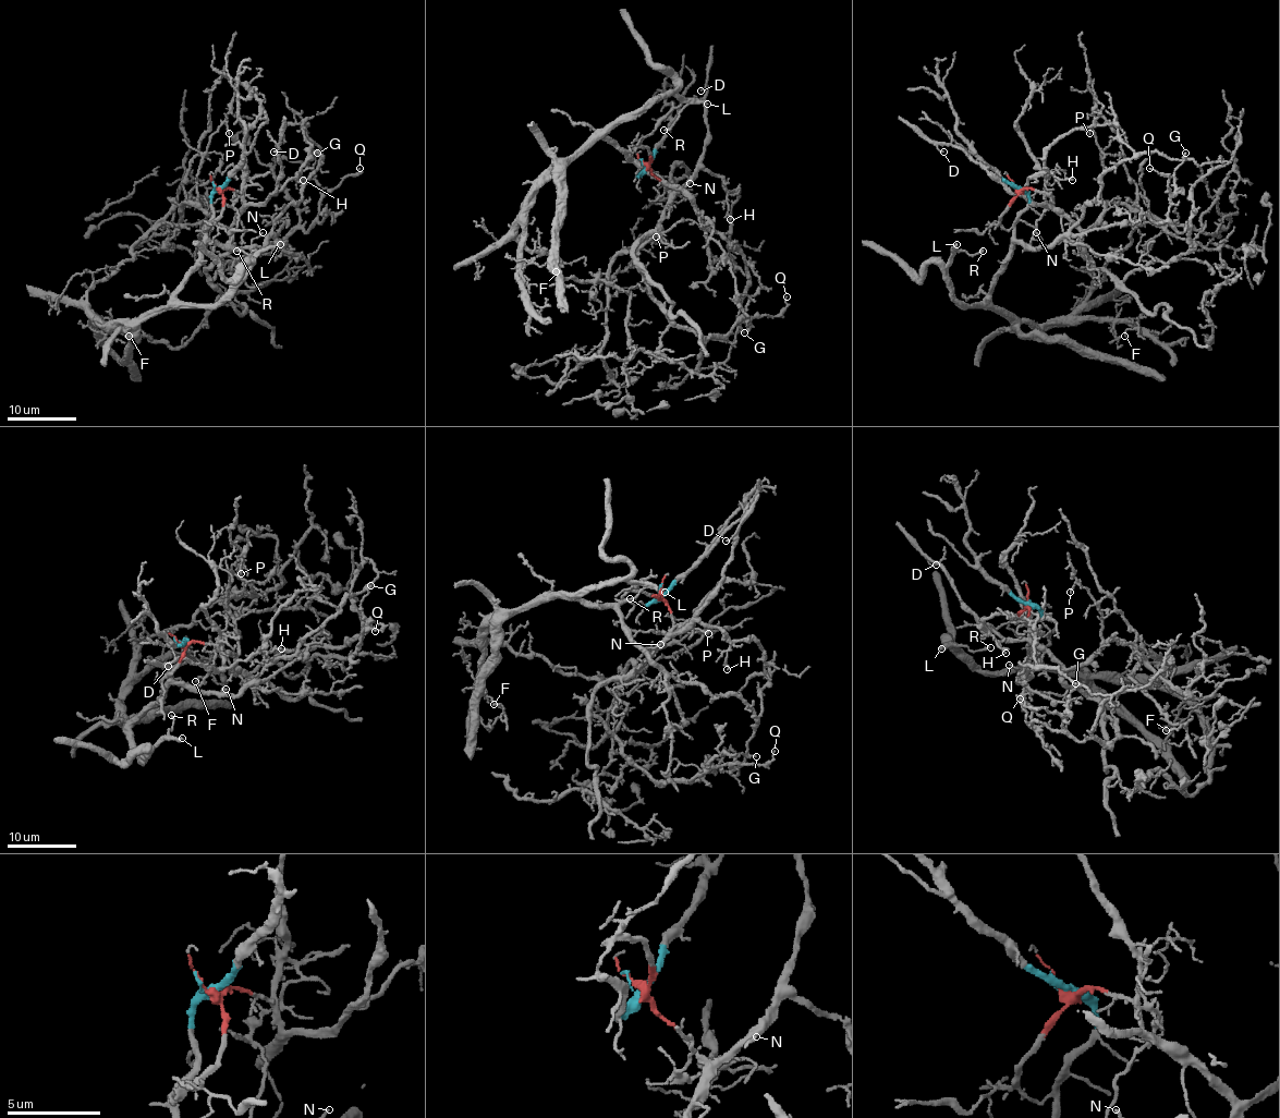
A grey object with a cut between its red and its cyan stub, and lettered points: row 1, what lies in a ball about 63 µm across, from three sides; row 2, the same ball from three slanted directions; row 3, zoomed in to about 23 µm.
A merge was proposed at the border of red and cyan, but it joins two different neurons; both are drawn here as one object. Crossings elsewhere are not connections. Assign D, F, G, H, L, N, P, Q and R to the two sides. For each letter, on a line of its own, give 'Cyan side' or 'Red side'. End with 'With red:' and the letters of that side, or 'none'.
D: Red side
F: Cyan side
G: Red side
H: Red side
L: Cyan side
N: Cyan side
P: Red side
Q: Red side
R: Cyan side
With red: D, G, H, P, Q

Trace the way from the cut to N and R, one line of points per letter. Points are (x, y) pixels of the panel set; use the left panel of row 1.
N: (219, 187), (212, 195), (207, 237), (219, 243), (243, 247), (263, 233)
R: (219, 187), (212, 195), (202, 259), (175, 298), (184, 303), (214, 304), (259, 252), (236, 251)

